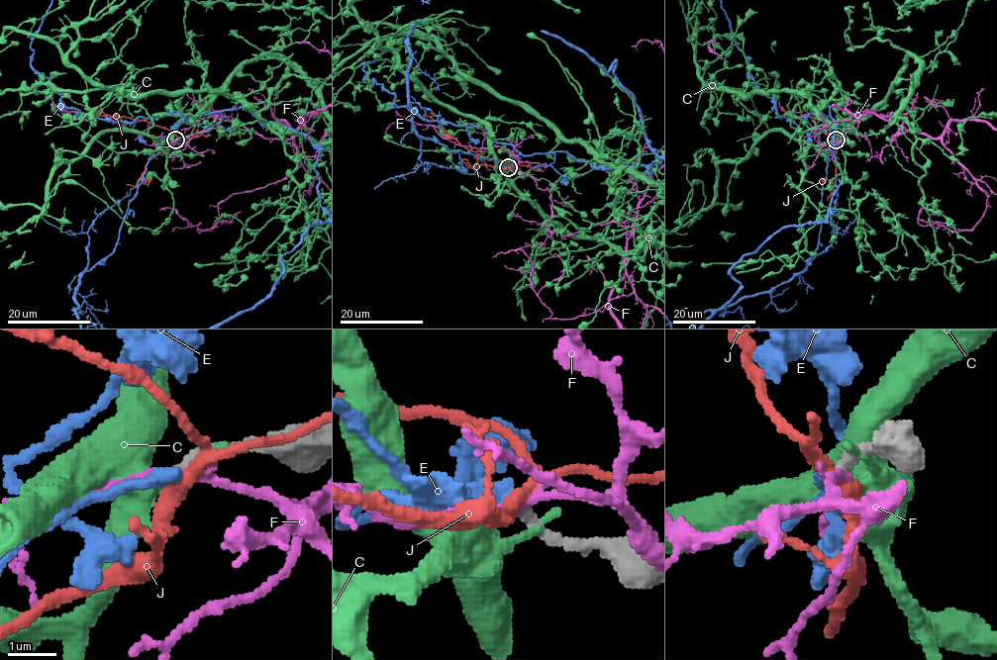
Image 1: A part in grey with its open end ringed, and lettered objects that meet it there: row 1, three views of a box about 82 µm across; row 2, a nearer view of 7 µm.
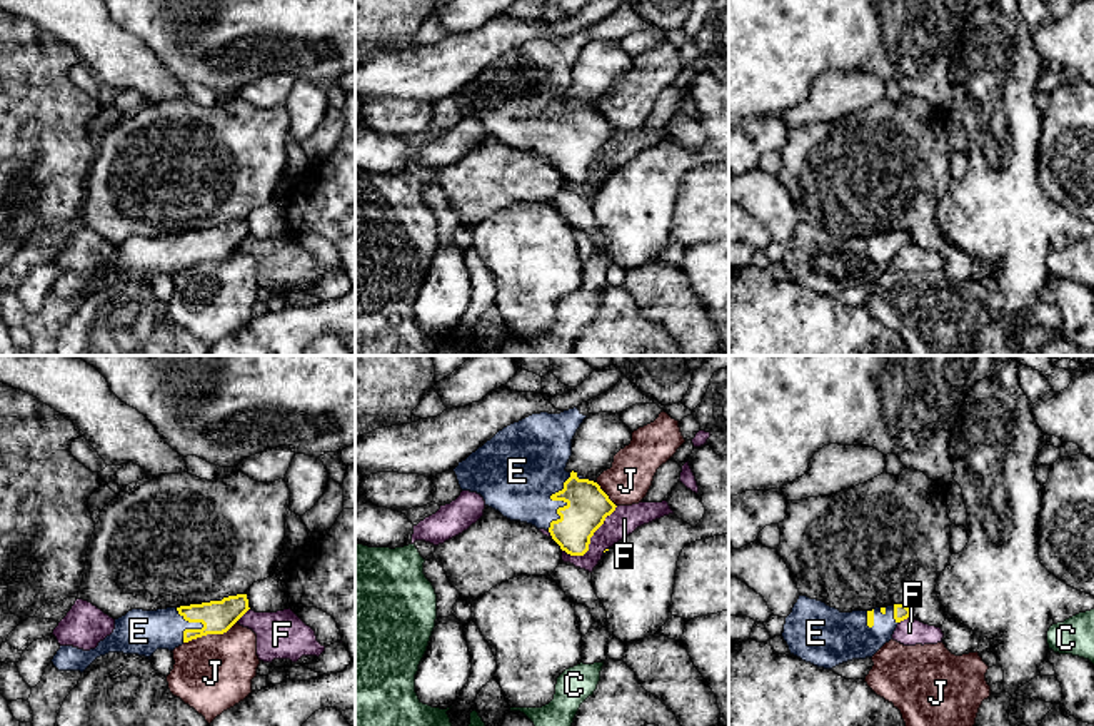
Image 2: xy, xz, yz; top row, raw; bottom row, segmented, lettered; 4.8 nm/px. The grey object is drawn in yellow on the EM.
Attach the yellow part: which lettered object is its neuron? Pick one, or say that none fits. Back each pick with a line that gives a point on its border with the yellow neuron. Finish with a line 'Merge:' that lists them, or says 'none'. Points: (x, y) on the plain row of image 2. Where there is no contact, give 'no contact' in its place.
E: xz (559, 126)
Merge: E

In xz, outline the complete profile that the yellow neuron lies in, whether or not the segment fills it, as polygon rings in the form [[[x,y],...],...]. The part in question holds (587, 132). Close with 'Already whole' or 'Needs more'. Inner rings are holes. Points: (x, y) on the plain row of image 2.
[[[574,33],[560,40],[532,40],[504,53],[454,95],[460,115],[480,120],[485,132],[510,147],[549,157],[567,180],[584,182],[594,159],[617,134],[597,108],[565,97],[572,65],[585,43]]]. Needs more

